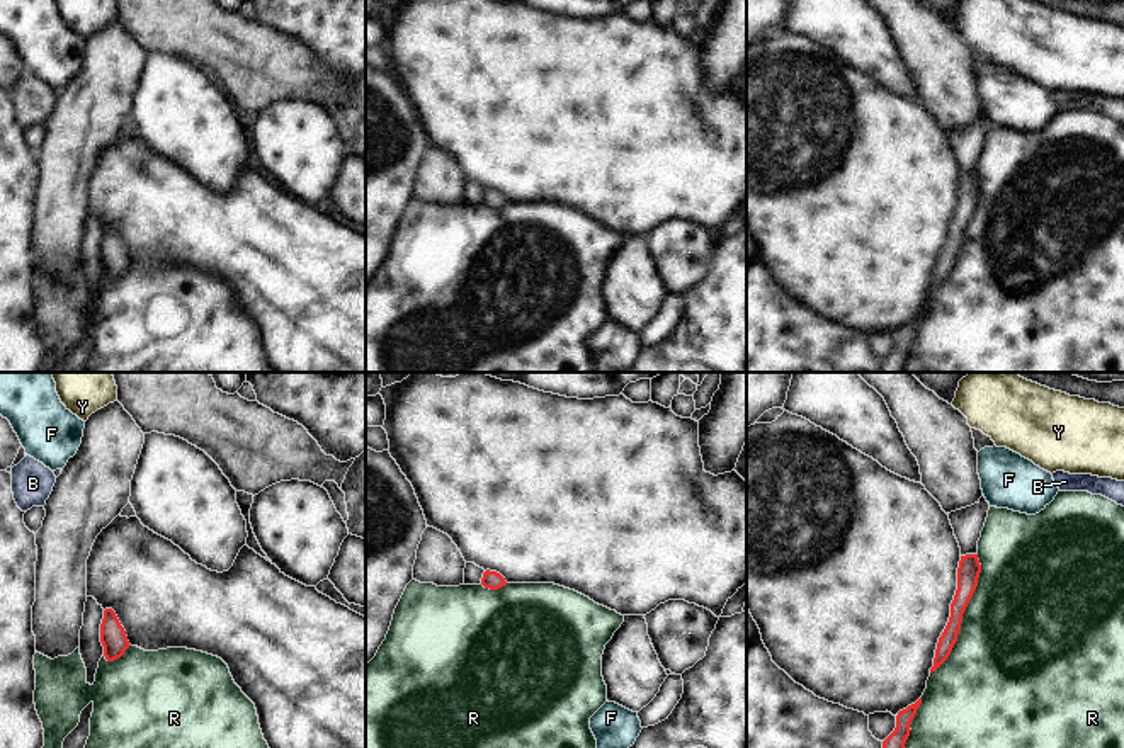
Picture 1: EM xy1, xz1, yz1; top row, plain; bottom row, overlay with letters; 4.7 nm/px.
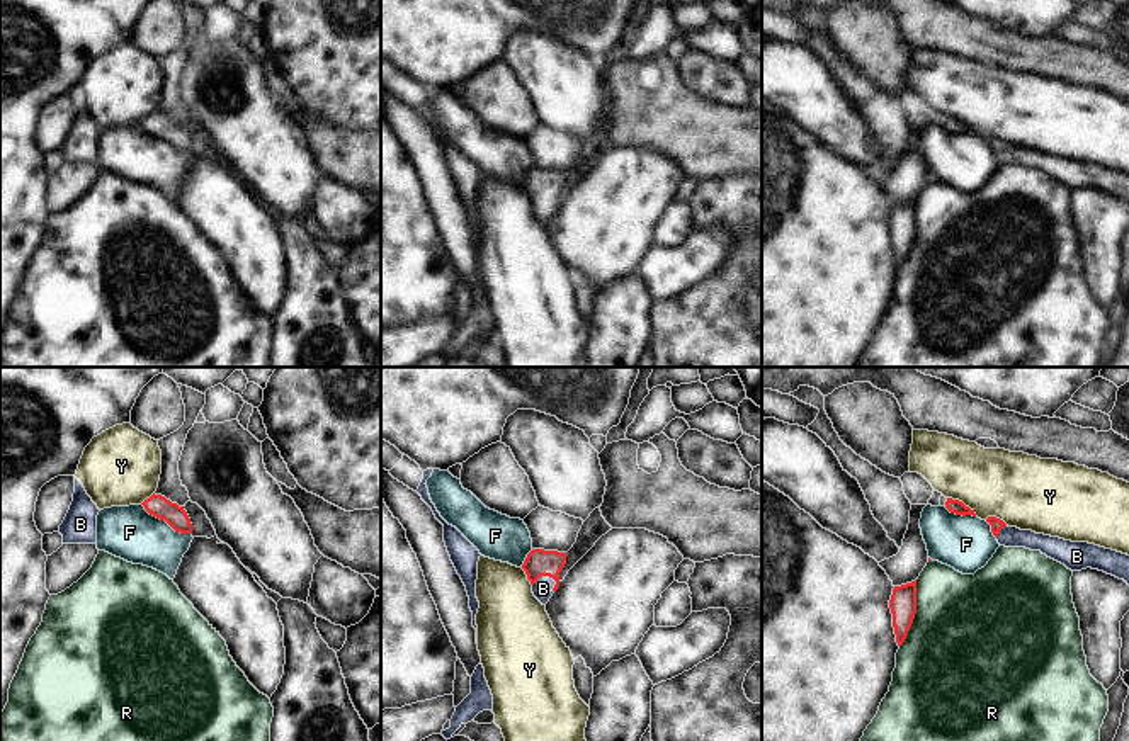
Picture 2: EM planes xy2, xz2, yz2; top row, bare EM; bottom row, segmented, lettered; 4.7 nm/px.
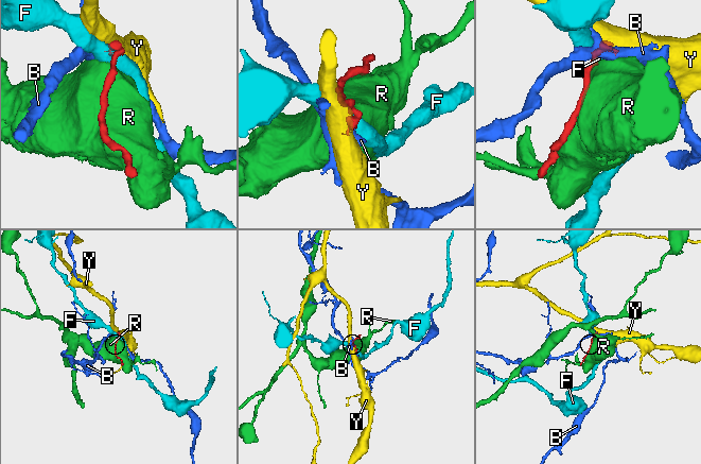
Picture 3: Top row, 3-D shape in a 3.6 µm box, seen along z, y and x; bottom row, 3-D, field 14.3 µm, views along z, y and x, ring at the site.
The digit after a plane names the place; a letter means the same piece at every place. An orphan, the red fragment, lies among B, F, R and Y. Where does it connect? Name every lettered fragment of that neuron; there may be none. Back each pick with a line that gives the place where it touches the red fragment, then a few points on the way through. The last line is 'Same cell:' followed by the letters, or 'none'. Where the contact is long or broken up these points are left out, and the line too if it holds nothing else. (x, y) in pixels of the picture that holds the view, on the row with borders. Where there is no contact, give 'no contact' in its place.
B: xz2 (544, 575) | across xz2 (538, 563), (544, 575), (543, 588)
Same cell: B

